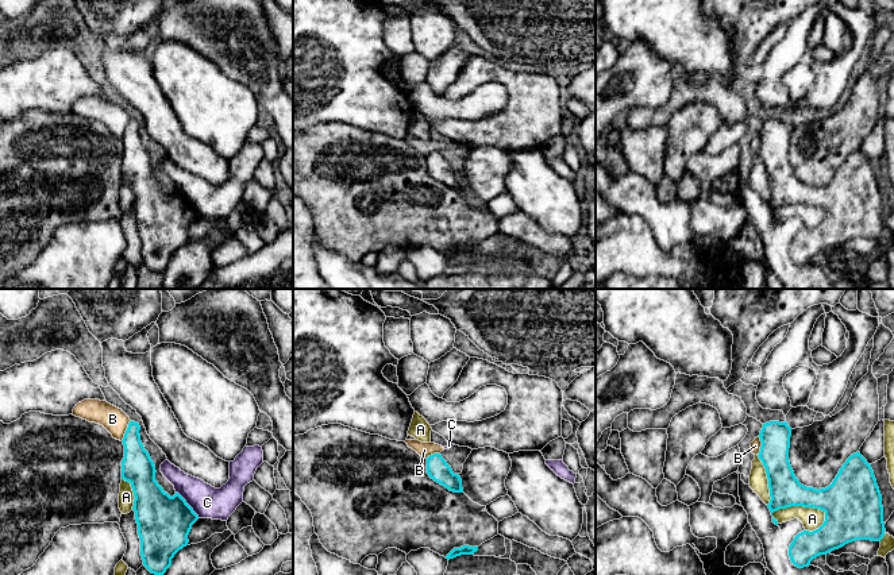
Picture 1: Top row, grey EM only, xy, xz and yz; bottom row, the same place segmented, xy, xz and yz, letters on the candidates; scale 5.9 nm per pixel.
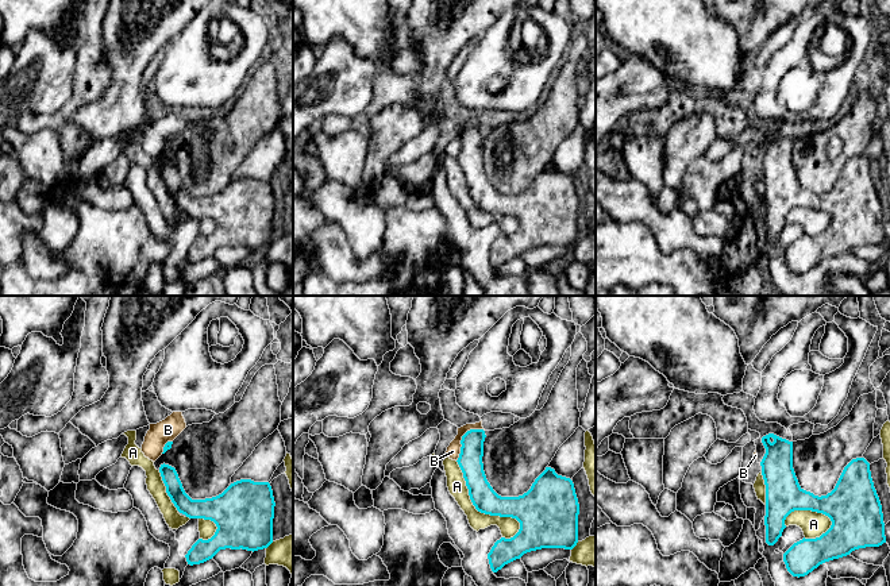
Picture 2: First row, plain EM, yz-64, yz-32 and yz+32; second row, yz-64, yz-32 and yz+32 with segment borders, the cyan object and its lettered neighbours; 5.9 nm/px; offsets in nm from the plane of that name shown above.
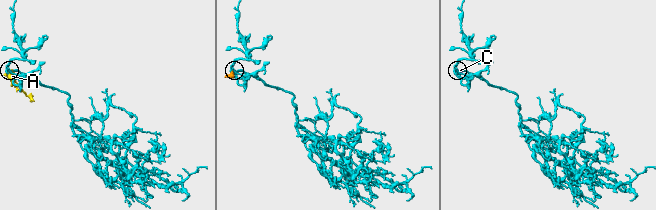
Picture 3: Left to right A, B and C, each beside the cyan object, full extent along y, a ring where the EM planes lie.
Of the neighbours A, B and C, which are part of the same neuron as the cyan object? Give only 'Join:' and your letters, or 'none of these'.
Join: none of these

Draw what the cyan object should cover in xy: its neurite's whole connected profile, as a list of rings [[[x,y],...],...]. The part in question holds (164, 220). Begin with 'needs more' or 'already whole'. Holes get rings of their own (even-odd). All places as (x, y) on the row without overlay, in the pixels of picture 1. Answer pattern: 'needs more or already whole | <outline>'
already whole | [[[130,119],[122,138],[122,177],[130,180],[134,189],[132,207],[143,263],[163,274],[174,252],[188,243],[188,232],[199,213],[178,190],[170,194],[158,182],[154,159],[140,139],[139,128],[139,121]]]

